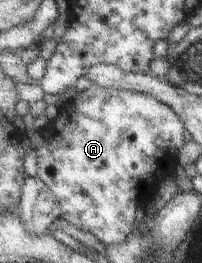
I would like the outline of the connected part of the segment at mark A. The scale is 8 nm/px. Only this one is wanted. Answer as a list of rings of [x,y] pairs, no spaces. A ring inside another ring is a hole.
[[[92,85],[73,98],[72,102],[66,102],[60,108],[59,115],[55,119],[50,120],[44,127],[37,130],[30,129],[25,132],[36,151],[38,162],[37,174],[52,189],[52,192],[56,194],[58,204],[62,208],[62,218],[75,228],[90,232],[90,234],[93,234],[102,244],[108,247],[126,242],[128,237],[134,232],[134,228],[136,228],[136,214],[138,214],[138,203],[143,199],[150,200],[155,197],[156,188],[161,181],[173,172],[172,166],[179,164],[178,153],[182,152],[186,146],[186,131],[184,121],[176,110],[170,105],[164,104],[158,98],[154,98],[154,96]]]

